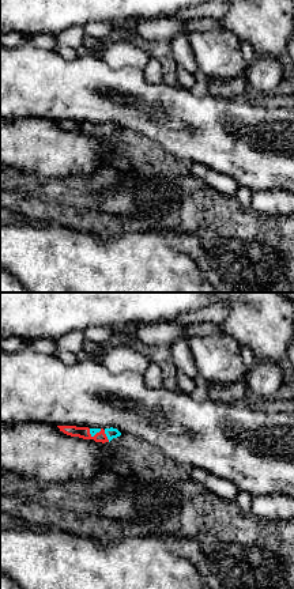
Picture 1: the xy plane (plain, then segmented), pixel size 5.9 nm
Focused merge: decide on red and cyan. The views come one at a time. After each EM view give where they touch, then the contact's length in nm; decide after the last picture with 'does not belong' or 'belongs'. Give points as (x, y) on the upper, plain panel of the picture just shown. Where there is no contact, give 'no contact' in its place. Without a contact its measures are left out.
(105, 131) | 80 nm

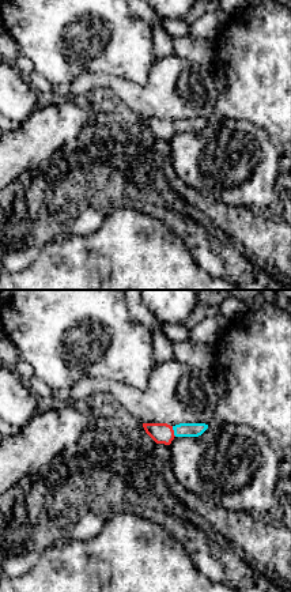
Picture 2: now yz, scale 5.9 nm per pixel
(173, 127) | 70 nm

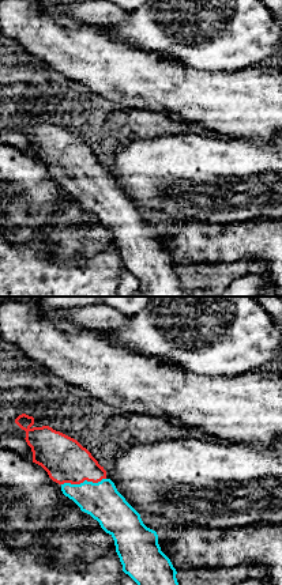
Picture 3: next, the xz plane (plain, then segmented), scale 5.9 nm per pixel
(83, 176) | 260 nm

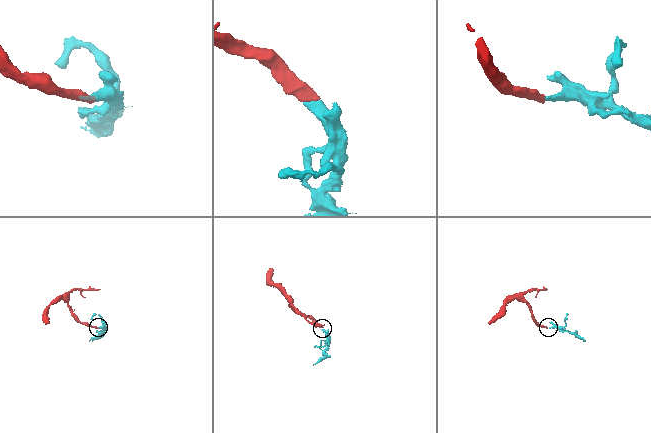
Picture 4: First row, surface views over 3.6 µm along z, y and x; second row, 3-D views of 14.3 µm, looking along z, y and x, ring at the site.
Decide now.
belongs

